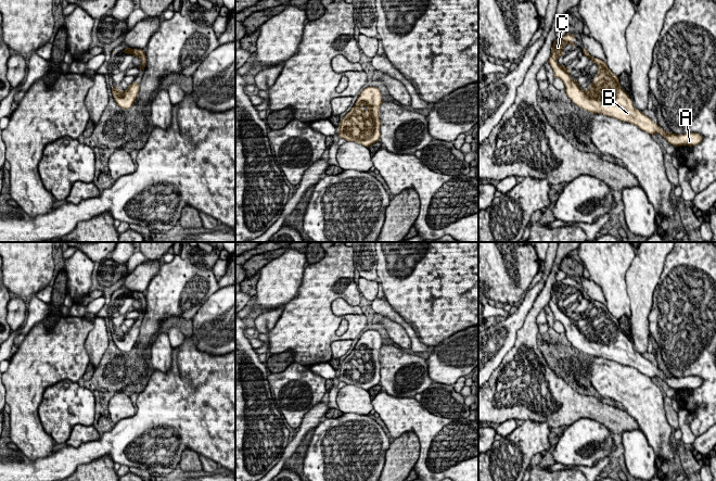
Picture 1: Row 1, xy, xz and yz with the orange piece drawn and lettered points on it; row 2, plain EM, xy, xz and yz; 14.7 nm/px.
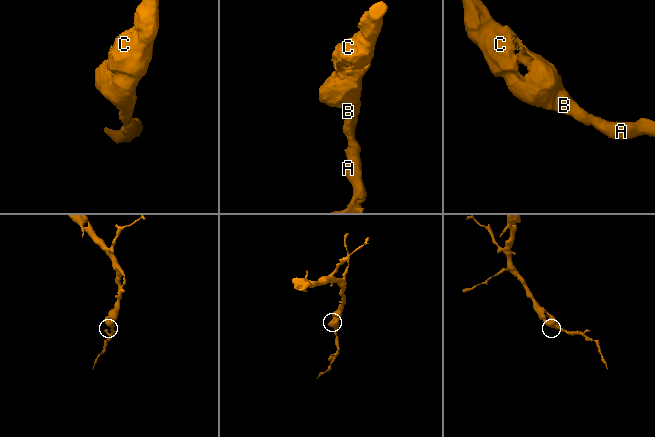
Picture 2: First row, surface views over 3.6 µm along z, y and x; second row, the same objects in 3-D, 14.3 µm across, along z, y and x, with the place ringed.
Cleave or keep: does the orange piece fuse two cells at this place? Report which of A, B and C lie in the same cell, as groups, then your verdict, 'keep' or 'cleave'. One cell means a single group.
A B C | keep

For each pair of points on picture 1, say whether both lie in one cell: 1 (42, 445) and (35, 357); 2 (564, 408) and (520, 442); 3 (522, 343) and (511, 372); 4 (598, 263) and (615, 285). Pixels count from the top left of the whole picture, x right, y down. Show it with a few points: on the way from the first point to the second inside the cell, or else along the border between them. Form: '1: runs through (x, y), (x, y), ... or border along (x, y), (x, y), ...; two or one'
1: runs through (27, 423), (27, 379); one
2: border along (524, 420), (547, 421), (550, 427); two
3: runs through (522, 351), (518, 365); one
4: runs through (603, 268), (611, 279); one

